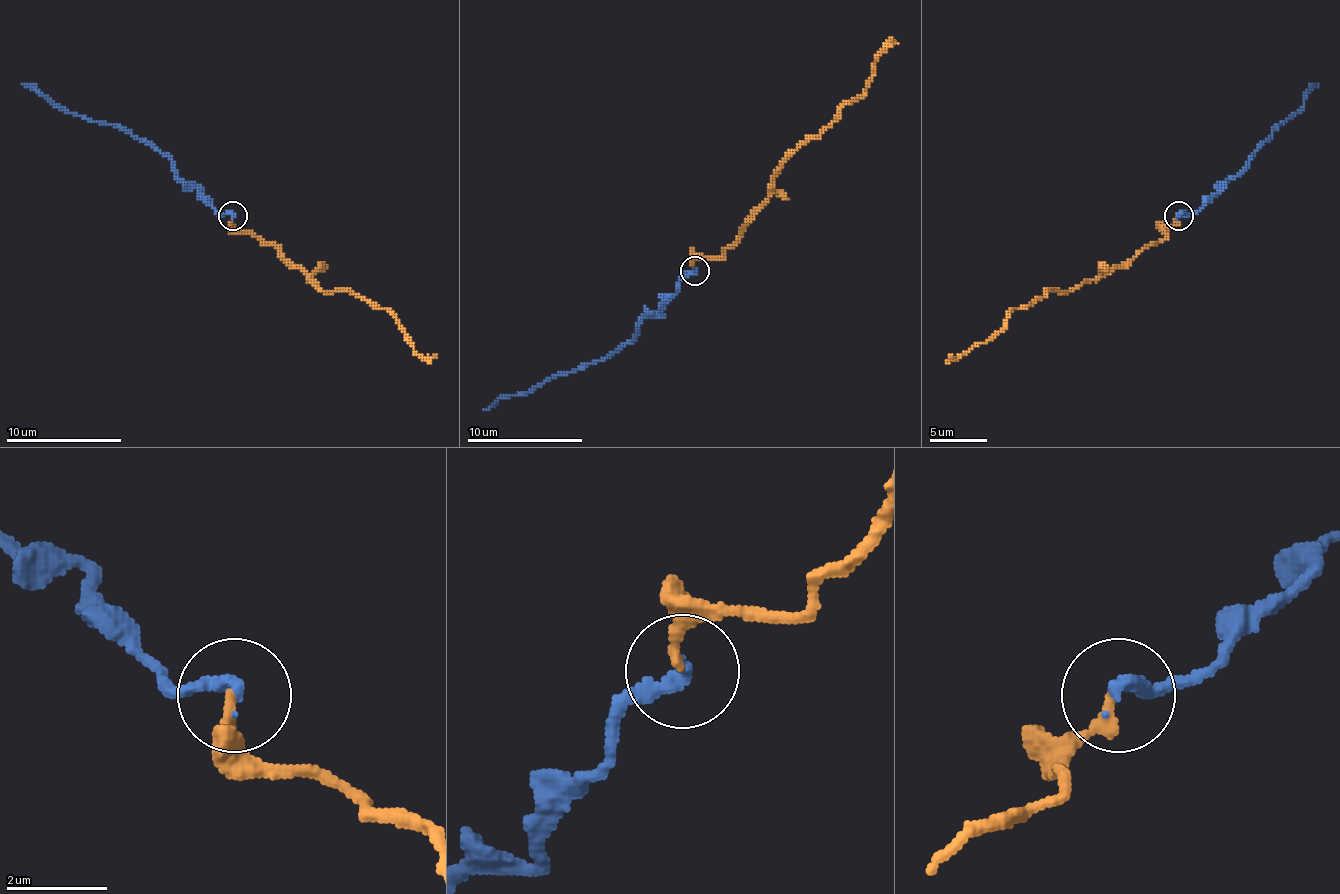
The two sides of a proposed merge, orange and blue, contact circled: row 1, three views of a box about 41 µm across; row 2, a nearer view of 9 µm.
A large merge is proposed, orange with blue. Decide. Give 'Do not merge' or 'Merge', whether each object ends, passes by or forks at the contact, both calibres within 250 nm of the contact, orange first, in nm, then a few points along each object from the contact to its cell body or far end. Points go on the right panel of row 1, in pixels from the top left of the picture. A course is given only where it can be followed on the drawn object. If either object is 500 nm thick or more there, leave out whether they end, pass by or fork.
Merge. At the ring orange ends. At the ring blue ends. Thickness 220 nm (orange) against 300 nm. Course of orange: (1177, 216), (1162, 239), (1105, 277), (1084, 280), (1070, 291), (1047, 291), (1012, 308), (998, 332), (946, 363). Course of blue: (1180, 216), (1200, 211), (1301, 107), (1318, 84)

